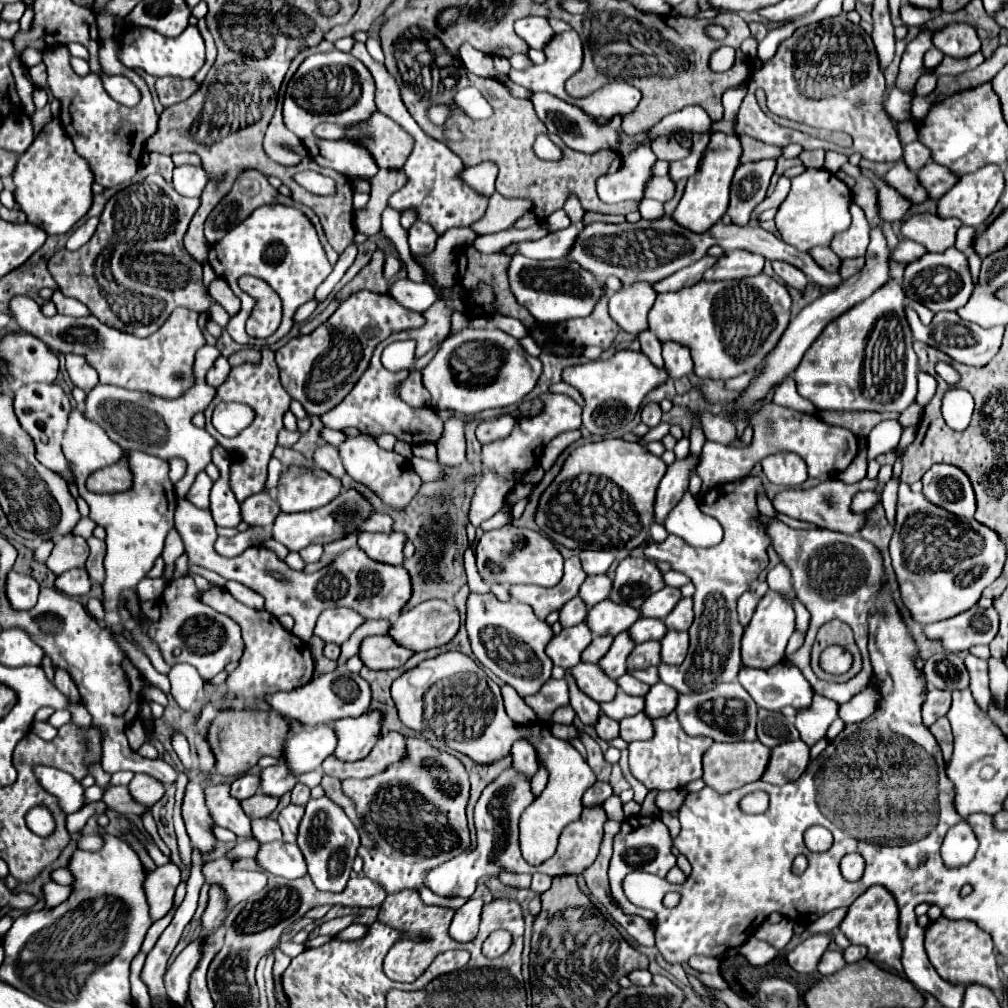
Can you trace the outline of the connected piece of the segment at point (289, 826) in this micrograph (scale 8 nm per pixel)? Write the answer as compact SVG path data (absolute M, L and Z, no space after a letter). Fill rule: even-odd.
M292 803L284 811L280 811L278 823L282 827L282 833L284 833L284 841L286 843L296 843L298 825L300 825L302 815L304 815L304 807L298 807L298 805L292 805Z

